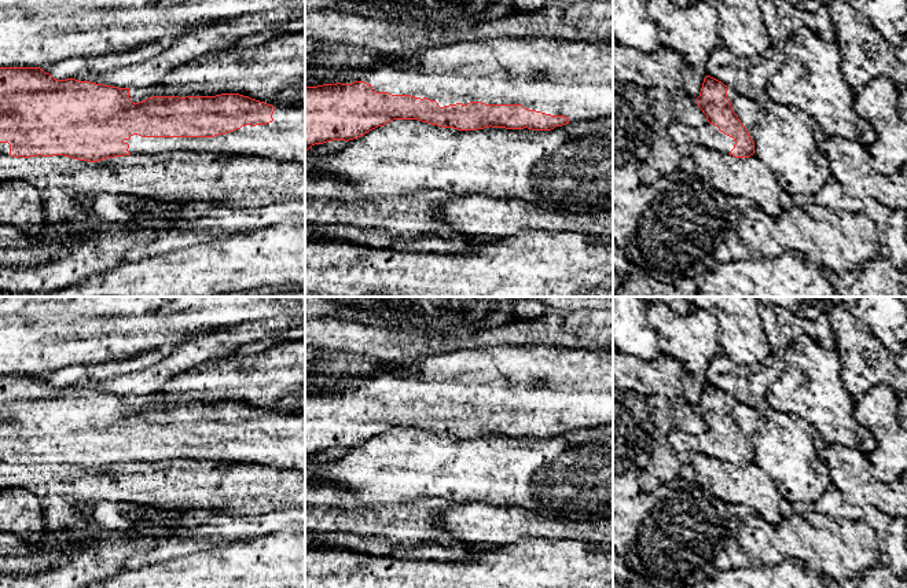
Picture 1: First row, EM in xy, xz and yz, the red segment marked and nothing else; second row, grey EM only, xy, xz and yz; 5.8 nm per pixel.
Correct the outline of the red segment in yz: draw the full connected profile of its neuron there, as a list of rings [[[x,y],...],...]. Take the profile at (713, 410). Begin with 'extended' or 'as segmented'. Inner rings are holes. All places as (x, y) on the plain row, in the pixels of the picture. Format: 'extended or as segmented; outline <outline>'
extended; outline [[[706,383],[699,404],[698,415],[706,423],[705,430],[691,436],[671,426],[668,442],[683,459],[693,452],[699,452],[735,466],[750,466],[754,462],[754,449],[734,420],[727,405],[728,394]]]

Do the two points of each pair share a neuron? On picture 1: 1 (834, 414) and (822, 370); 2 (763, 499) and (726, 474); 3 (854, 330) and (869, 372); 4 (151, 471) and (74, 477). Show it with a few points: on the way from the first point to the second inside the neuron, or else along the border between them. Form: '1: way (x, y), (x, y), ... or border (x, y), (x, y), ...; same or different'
1: way (825, 403), (822, 400), (822, 381); same
2: way (753, 489), (735, 484); same
3: way (855, 341), (863, 362); same
4: way (132, 482), (94, 482); same

